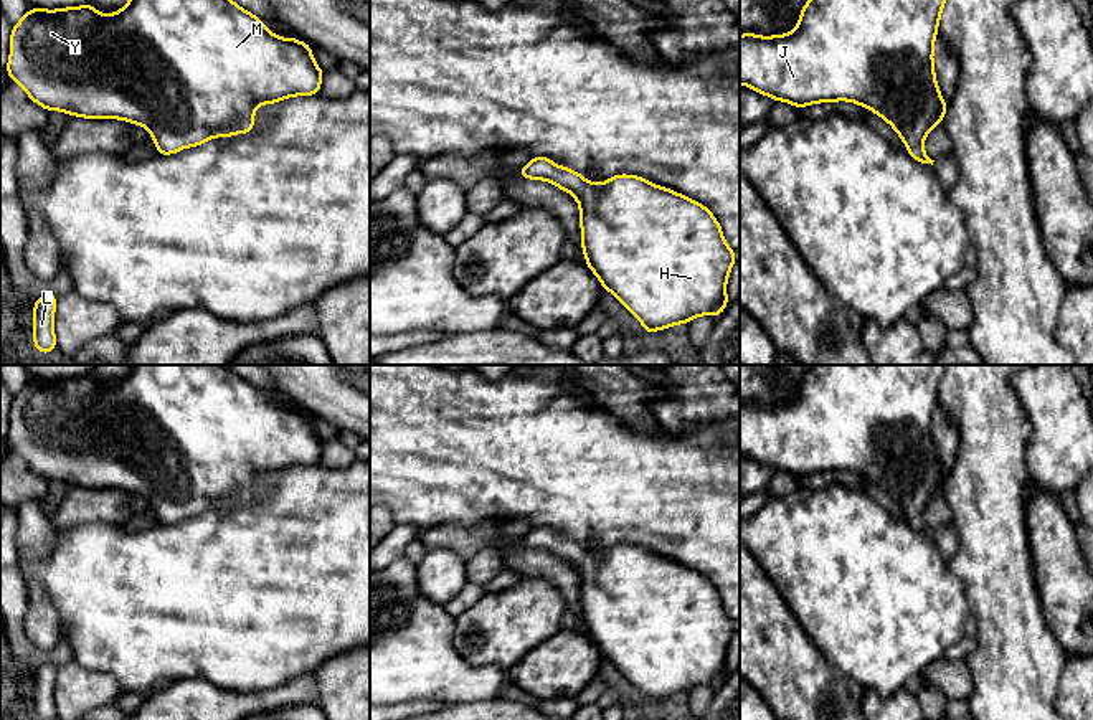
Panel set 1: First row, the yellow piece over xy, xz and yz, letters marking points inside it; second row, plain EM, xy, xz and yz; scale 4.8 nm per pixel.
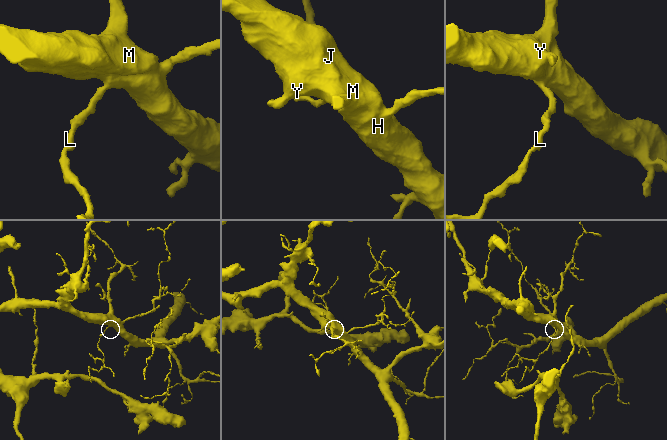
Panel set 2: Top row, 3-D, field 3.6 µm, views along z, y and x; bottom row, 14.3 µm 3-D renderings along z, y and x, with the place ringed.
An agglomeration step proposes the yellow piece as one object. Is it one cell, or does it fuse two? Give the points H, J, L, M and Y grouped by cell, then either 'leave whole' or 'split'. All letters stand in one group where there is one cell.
H J L M Y; leave whole

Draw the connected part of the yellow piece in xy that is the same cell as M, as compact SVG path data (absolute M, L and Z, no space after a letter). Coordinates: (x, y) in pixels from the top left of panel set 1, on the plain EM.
M130 365L129 373L111 385L89 373L58 380L31 378L12 400L7 443L33 472L50 482L144 495L160 525L215 507L249 504L258 476L319 464L324 446L307 413L276 406L263 390L226 365Z

